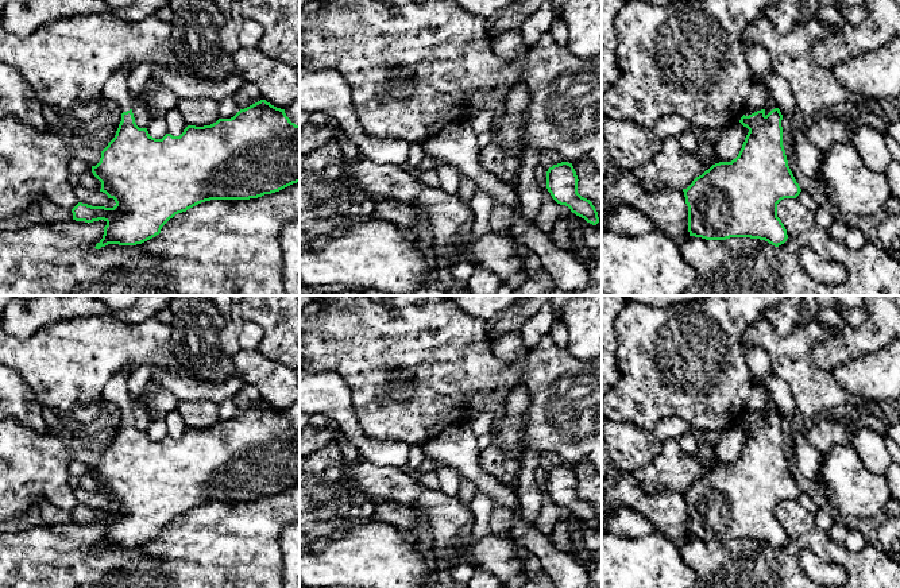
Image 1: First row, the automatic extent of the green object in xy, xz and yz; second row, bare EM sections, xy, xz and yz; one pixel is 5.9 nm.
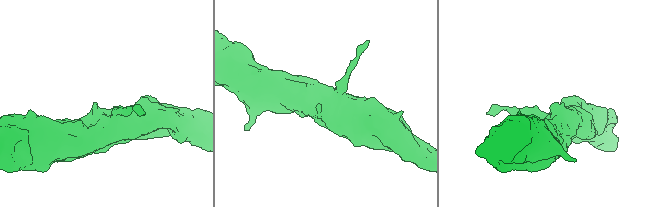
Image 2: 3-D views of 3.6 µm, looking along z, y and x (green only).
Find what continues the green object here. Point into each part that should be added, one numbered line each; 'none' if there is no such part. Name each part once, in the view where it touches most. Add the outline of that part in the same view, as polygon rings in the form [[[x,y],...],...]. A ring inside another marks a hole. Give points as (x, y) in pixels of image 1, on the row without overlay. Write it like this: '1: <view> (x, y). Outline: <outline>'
1: xy (115, 390). Outline: [[[127,372],[113,375],[107,382],[103,391],[104,402],[113,402],[119,407],[121,415],[132,411],[134,406],[127,387],[128,376],[130,374]]]

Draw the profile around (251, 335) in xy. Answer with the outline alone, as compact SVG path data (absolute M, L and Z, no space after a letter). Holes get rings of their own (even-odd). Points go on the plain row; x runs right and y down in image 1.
M244 321L240 330L239 345L242 349L256 349L263 340L263 329L254 322Z

